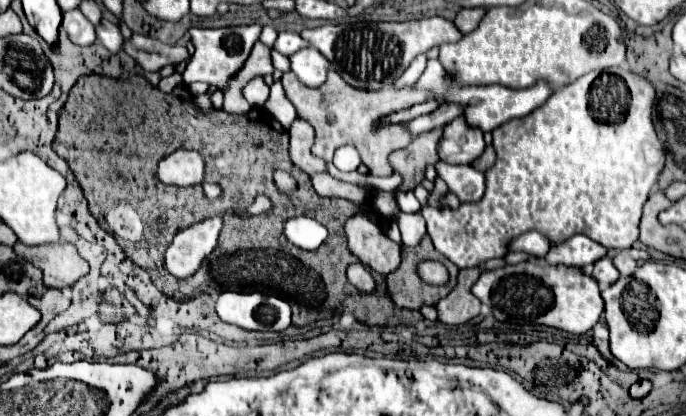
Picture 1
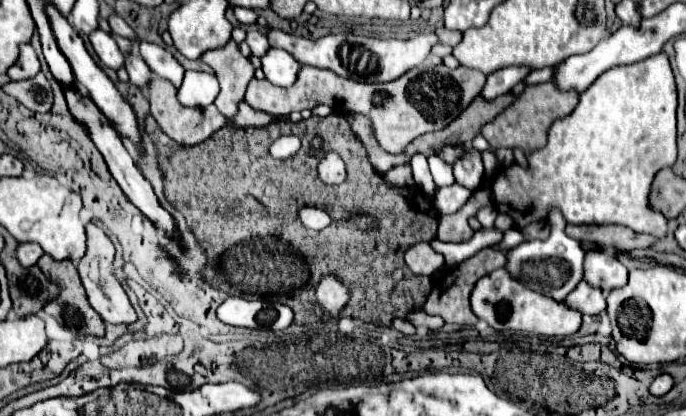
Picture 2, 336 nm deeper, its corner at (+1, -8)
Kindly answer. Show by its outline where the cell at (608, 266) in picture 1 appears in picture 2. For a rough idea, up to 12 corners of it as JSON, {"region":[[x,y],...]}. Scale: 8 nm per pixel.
{"region":[[587,281],[565,303],[583,315],[605,311],[603,291]]}

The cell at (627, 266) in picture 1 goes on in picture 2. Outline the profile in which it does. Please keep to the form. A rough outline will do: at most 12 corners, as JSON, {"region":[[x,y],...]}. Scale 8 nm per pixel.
{"region":[[601,251],[585,255],[589,285],[611,291],[627,283],[627,269]]}

